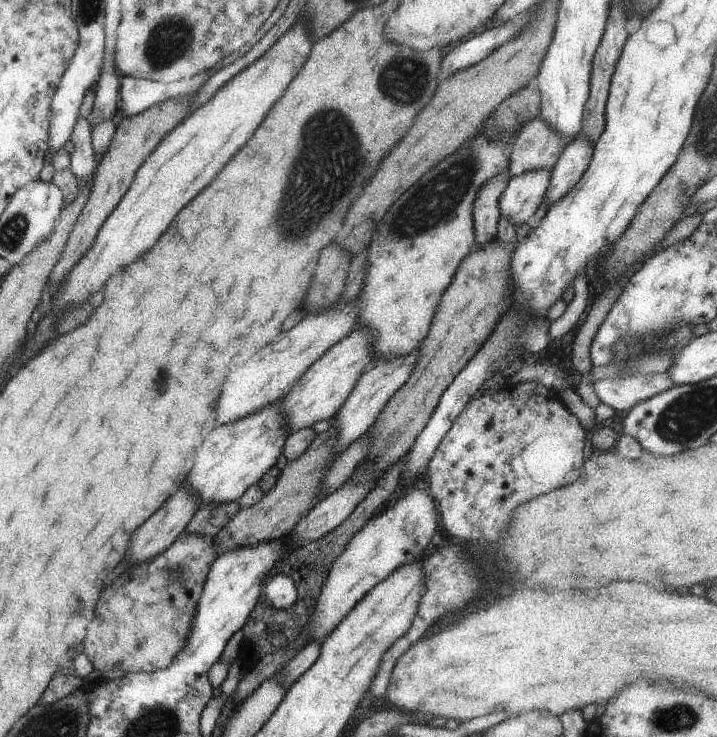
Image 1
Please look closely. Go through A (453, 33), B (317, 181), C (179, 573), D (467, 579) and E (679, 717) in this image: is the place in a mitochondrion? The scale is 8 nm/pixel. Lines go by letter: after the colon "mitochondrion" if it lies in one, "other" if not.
A: other
B: mitochondrion
C: mitochondrion
D: mitochondrion
E: mitochondrion

